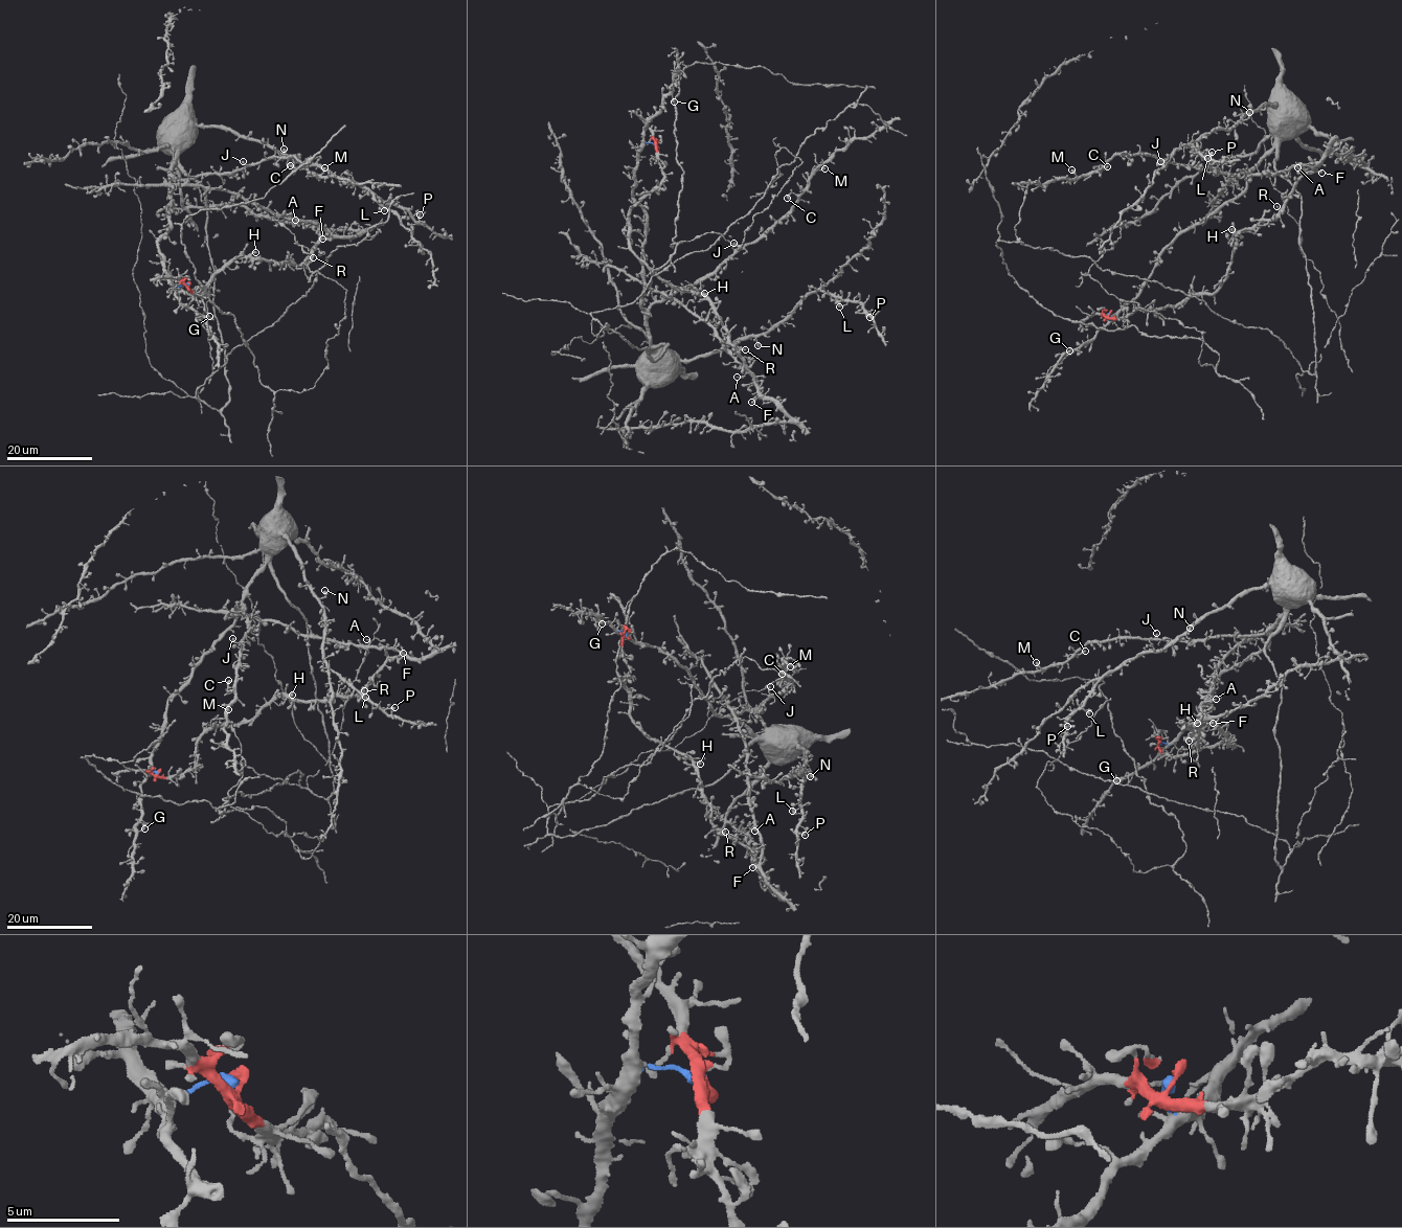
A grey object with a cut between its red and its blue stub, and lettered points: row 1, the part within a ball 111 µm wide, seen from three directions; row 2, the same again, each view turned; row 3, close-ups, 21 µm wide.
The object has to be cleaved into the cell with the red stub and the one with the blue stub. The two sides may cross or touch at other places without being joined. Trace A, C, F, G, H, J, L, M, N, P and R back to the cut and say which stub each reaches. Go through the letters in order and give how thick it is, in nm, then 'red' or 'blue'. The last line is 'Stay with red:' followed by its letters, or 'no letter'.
A: 130 nm thick; red
C: 380 nm thick; blue
F: 320 nm thick; red
G: 320 nm thick; blue
H: 340 nm thick; red
J: 260 nm thick; blue
L: 320 nm thick; blue
M: 460 nm thick; blue
N: 480 nm thick; blue
P: 420 nm thick; blue
R: 200 nm thick; red
Stay with red: A, F, H, R

